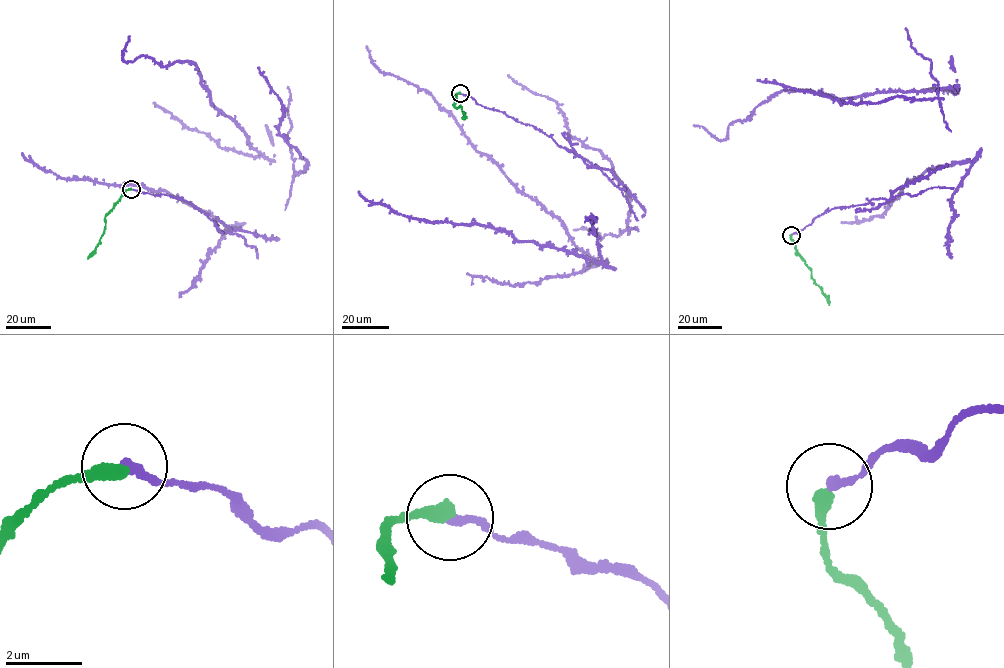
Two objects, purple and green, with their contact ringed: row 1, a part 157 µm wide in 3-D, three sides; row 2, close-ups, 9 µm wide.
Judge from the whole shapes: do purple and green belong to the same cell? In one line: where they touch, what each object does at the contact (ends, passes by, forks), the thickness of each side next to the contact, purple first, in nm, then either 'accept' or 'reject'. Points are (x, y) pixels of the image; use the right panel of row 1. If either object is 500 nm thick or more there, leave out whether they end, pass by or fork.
at (791, 235); purple ends there; green ends there; 220 nm thick on the purple side, 380 nm on the other; reject

